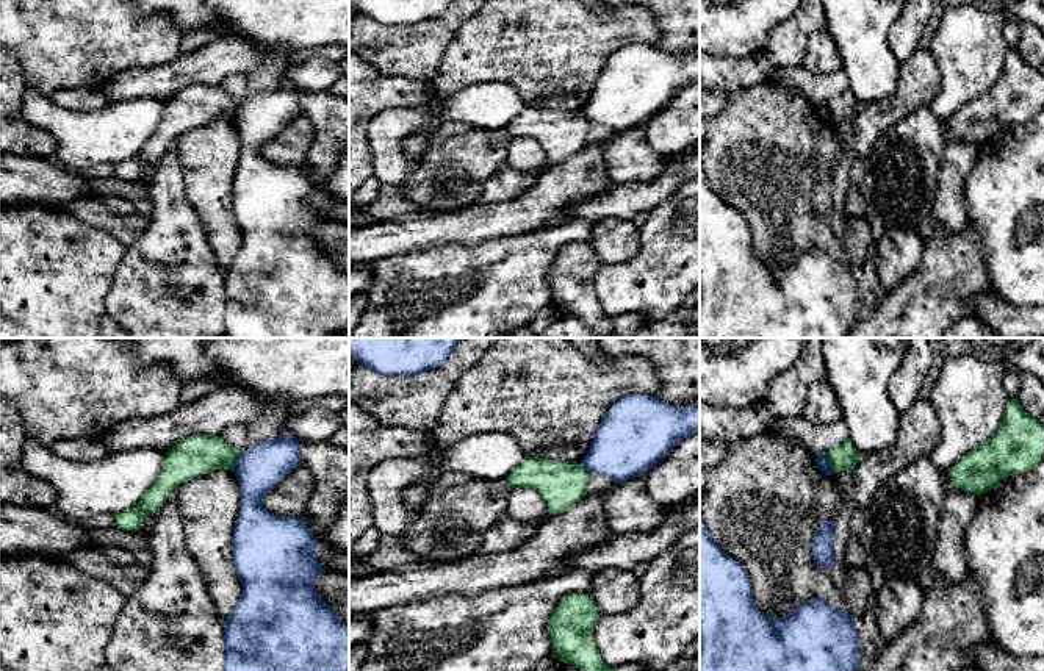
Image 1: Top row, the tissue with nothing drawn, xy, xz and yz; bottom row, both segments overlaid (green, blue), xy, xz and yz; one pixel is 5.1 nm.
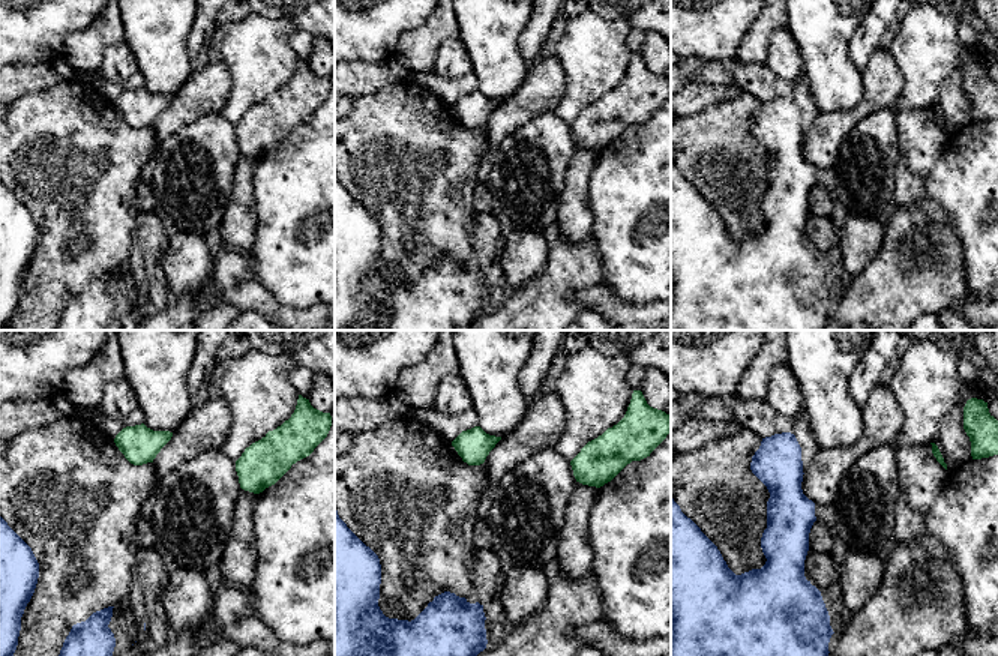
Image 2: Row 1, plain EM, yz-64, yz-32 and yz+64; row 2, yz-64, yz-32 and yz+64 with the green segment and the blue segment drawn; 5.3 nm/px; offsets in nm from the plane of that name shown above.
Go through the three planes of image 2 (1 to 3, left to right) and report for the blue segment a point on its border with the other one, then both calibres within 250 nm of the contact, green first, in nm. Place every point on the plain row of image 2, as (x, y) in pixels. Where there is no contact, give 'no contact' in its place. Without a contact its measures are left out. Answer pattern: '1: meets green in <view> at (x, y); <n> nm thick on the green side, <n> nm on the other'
1: no contact
2: no contact
3: no contact

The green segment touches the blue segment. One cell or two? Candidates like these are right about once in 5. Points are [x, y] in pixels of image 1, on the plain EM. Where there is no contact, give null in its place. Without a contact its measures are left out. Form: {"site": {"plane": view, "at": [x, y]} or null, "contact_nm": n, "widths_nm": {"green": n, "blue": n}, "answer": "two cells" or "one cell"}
{"site": {"plane": "yz", "at": [830, 113]}, "contact_nm": 120, "widths_nm": {"green": 140, "blue": 70}, "answer": "two cells"}

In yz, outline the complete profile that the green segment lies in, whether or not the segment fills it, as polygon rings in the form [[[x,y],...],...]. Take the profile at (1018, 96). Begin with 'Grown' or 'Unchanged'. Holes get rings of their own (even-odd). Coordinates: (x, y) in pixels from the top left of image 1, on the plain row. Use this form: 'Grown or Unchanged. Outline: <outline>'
Unchanged. Outline: [[[1010,48],[997,81],[964,105],[949,127],[956,138],[981,145],[1002,128],[1024,124],[1044,108],[1044,75],[1028,66],[1019,48]]]

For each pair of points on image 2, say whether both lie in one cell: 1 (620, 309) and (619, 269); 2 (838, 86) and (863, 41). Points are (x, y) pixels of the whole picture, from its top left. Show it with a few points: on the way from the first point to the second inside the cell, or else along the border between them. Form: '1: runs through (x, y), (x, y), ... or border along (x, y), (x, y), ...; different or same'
1: border along (602, 284), (625, 300), (635, 303), (655, 302); different
2: border along (857, 26), (848, 44), (848, 57), (860, 72); different

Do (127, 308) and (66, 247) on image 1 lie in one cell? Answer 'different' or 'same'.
different

